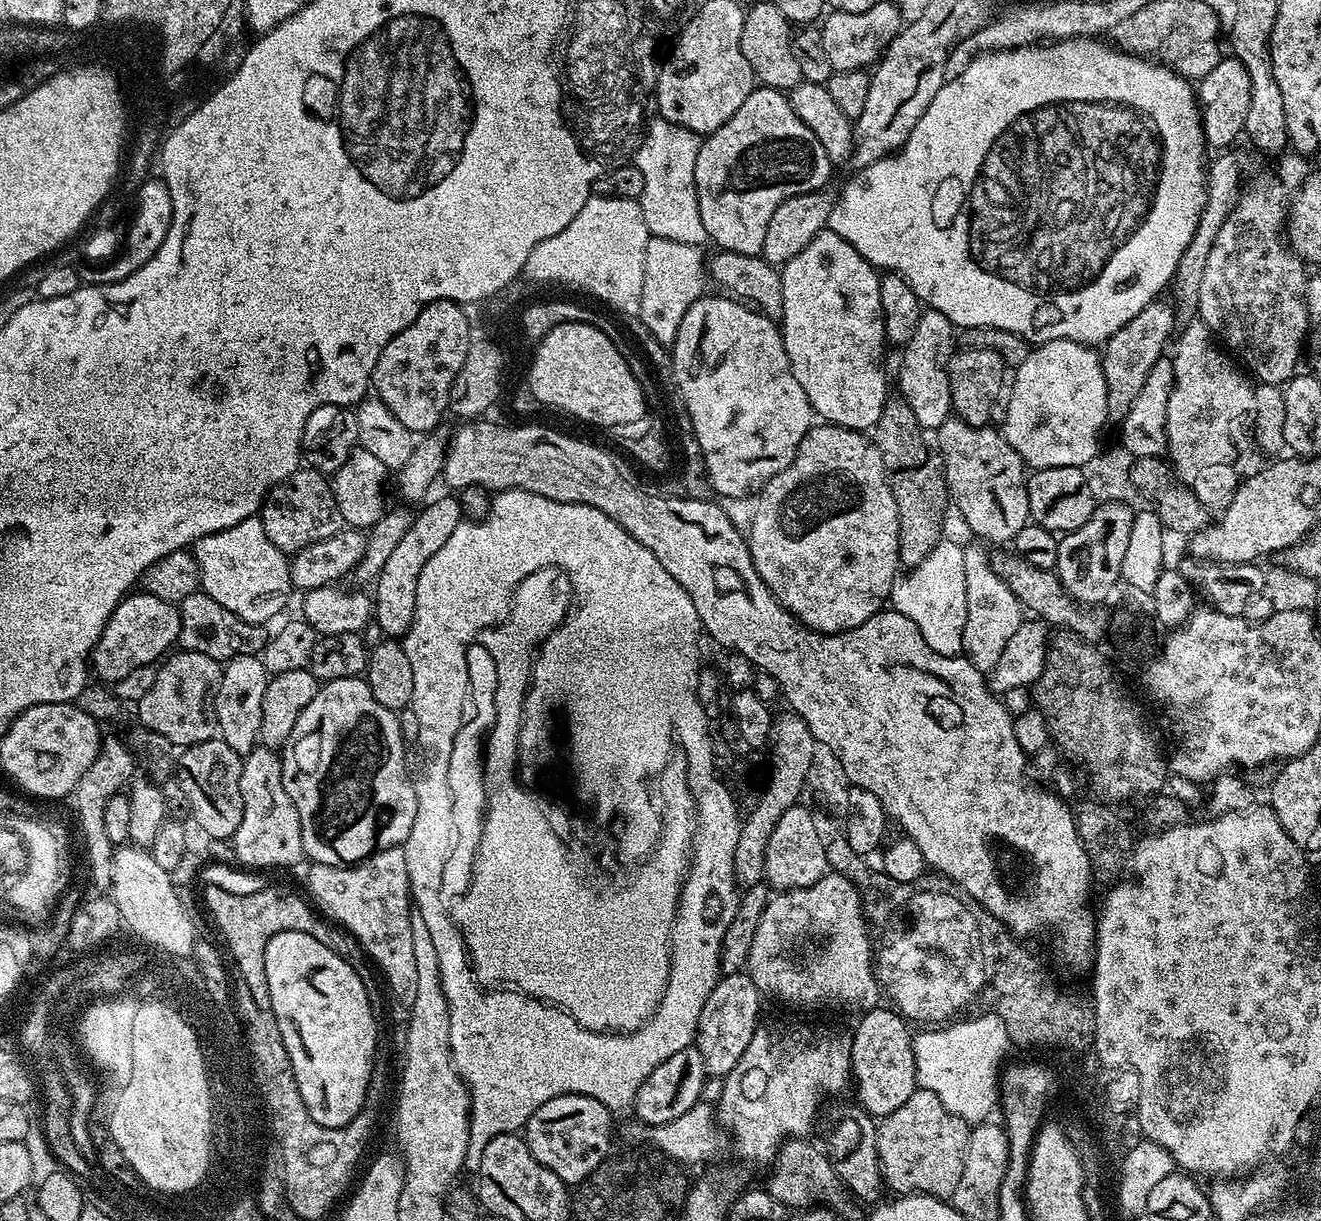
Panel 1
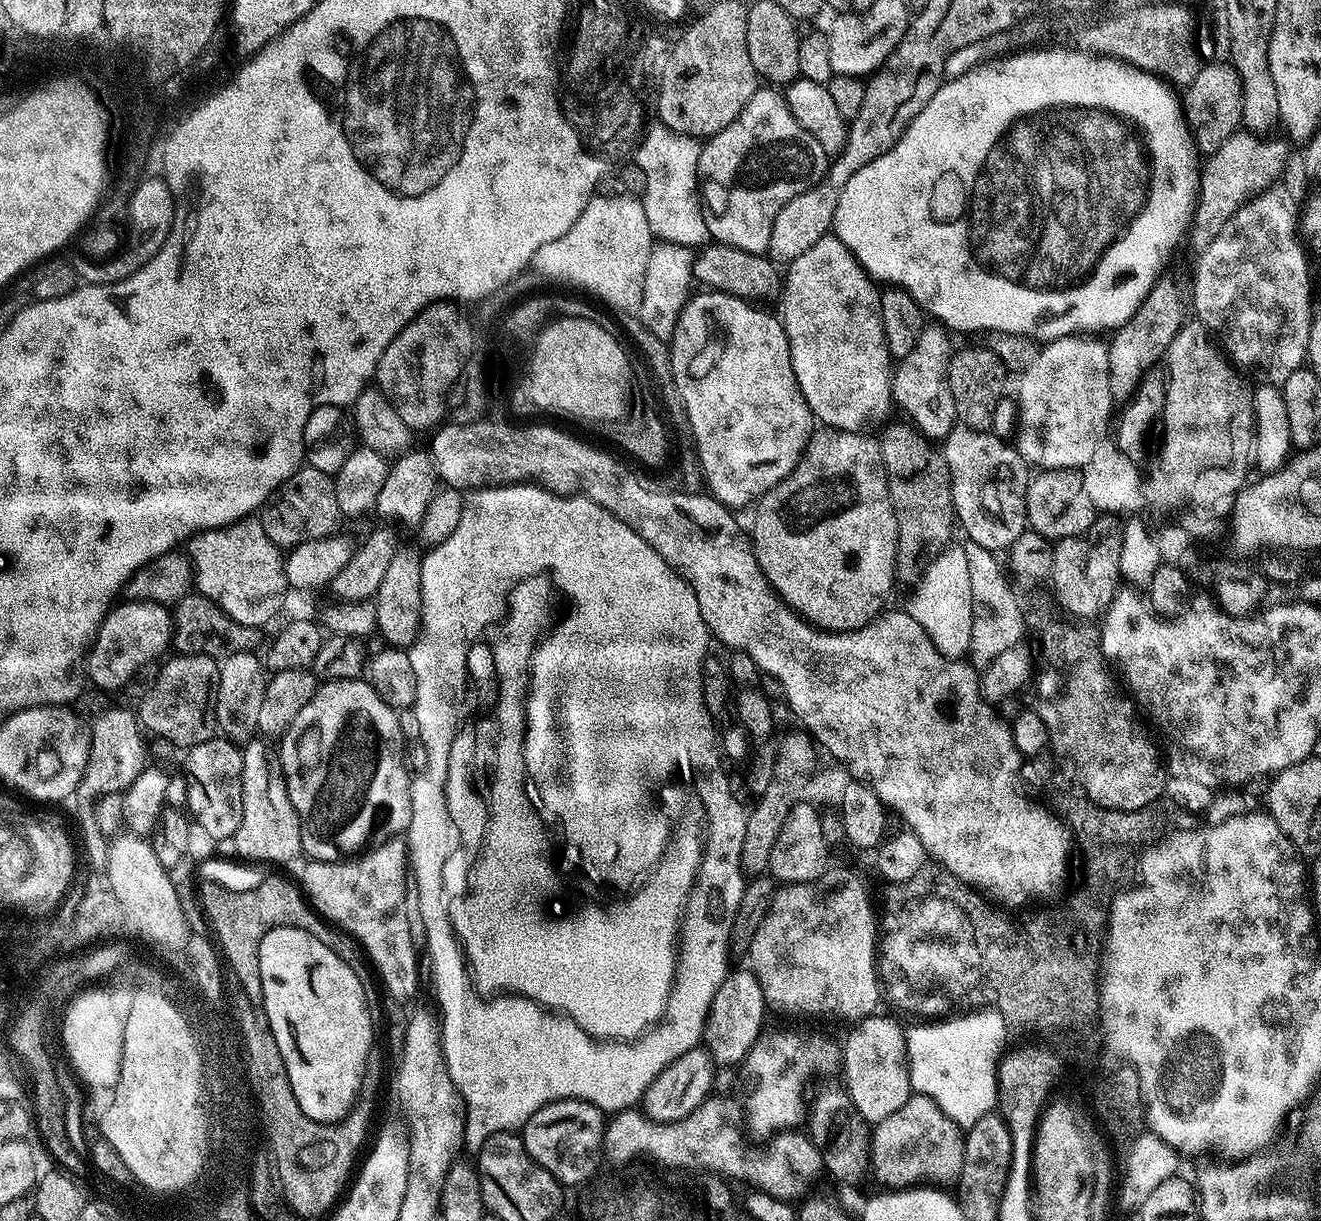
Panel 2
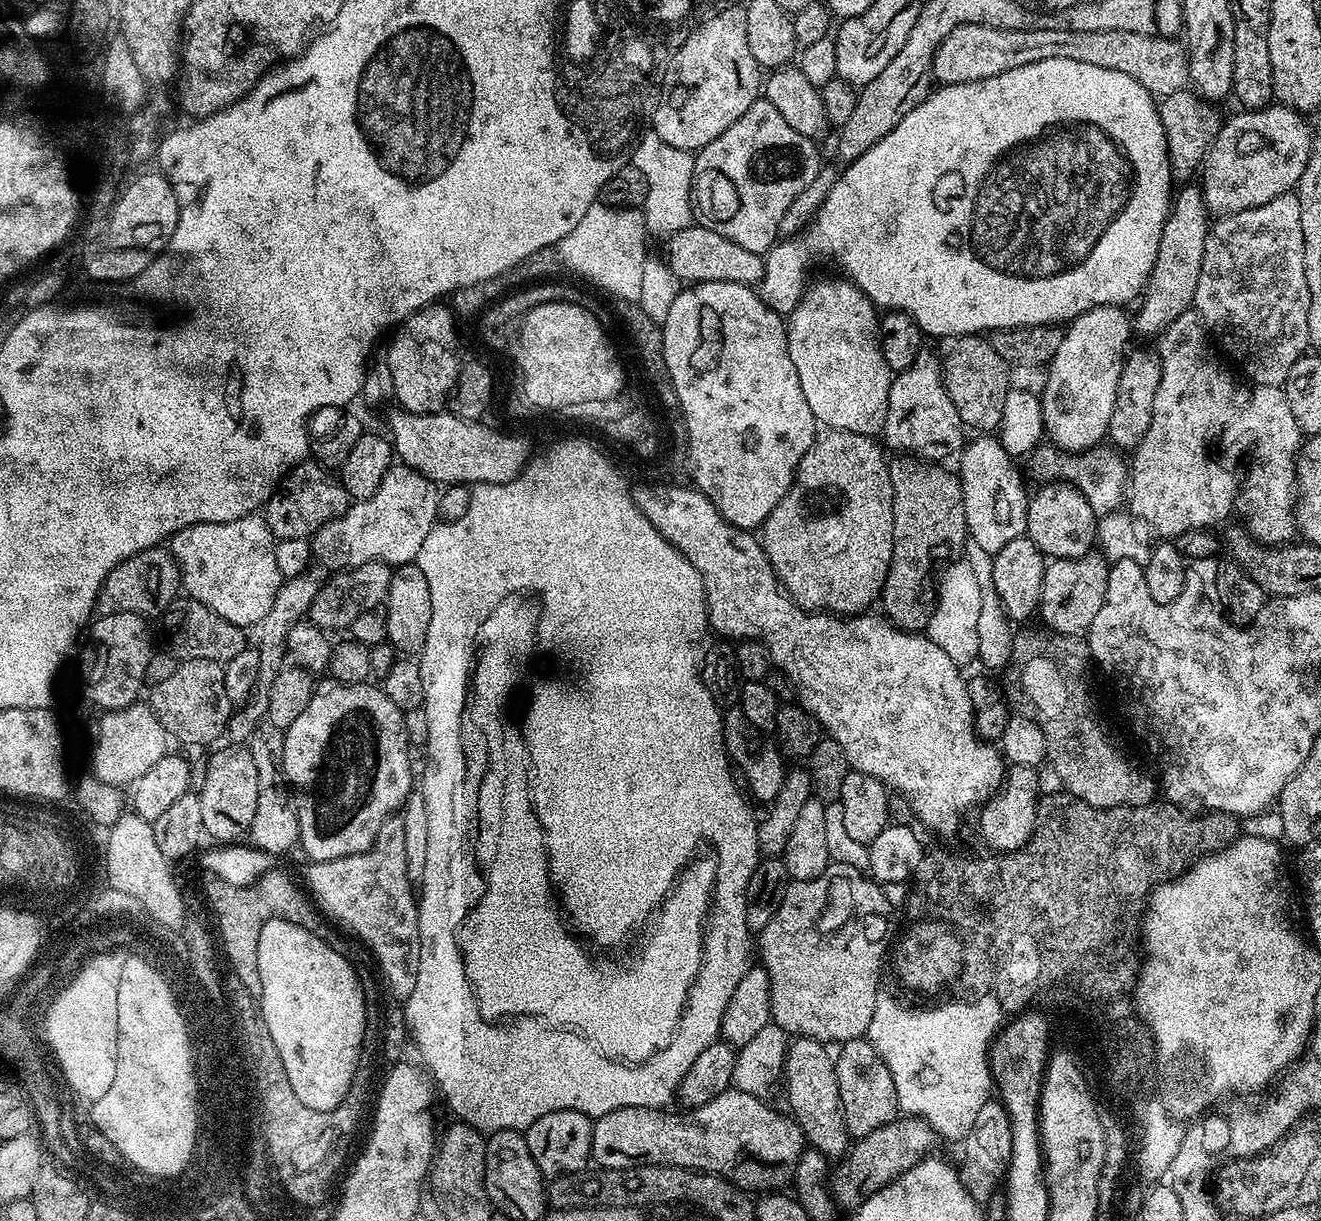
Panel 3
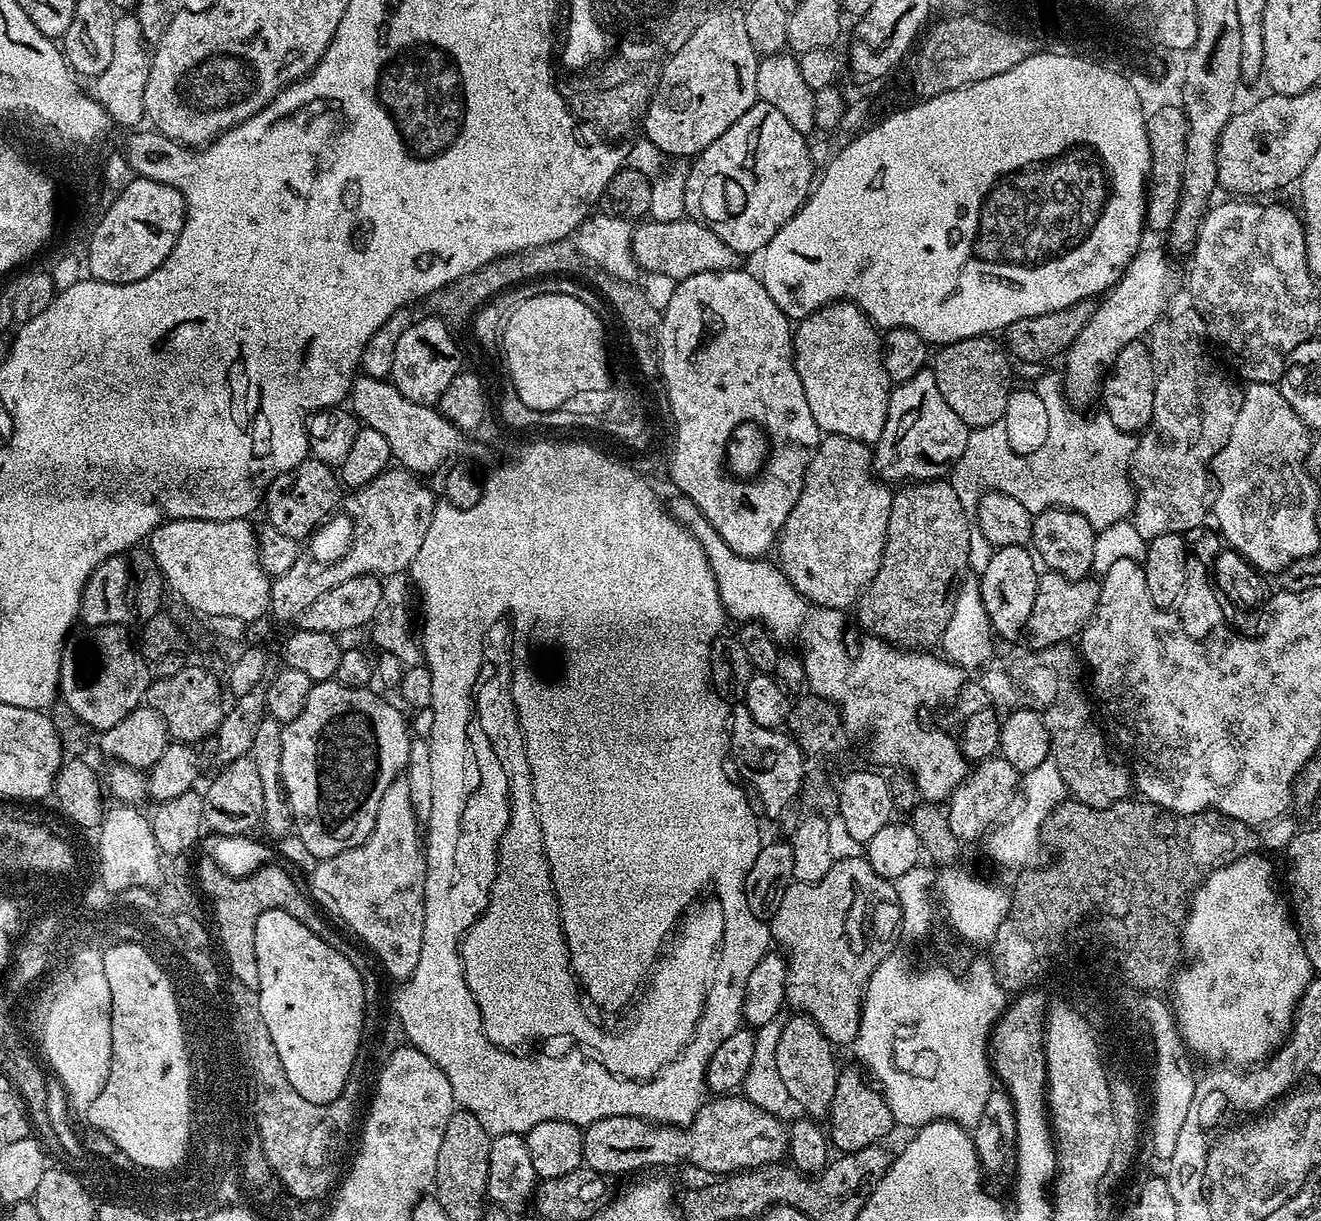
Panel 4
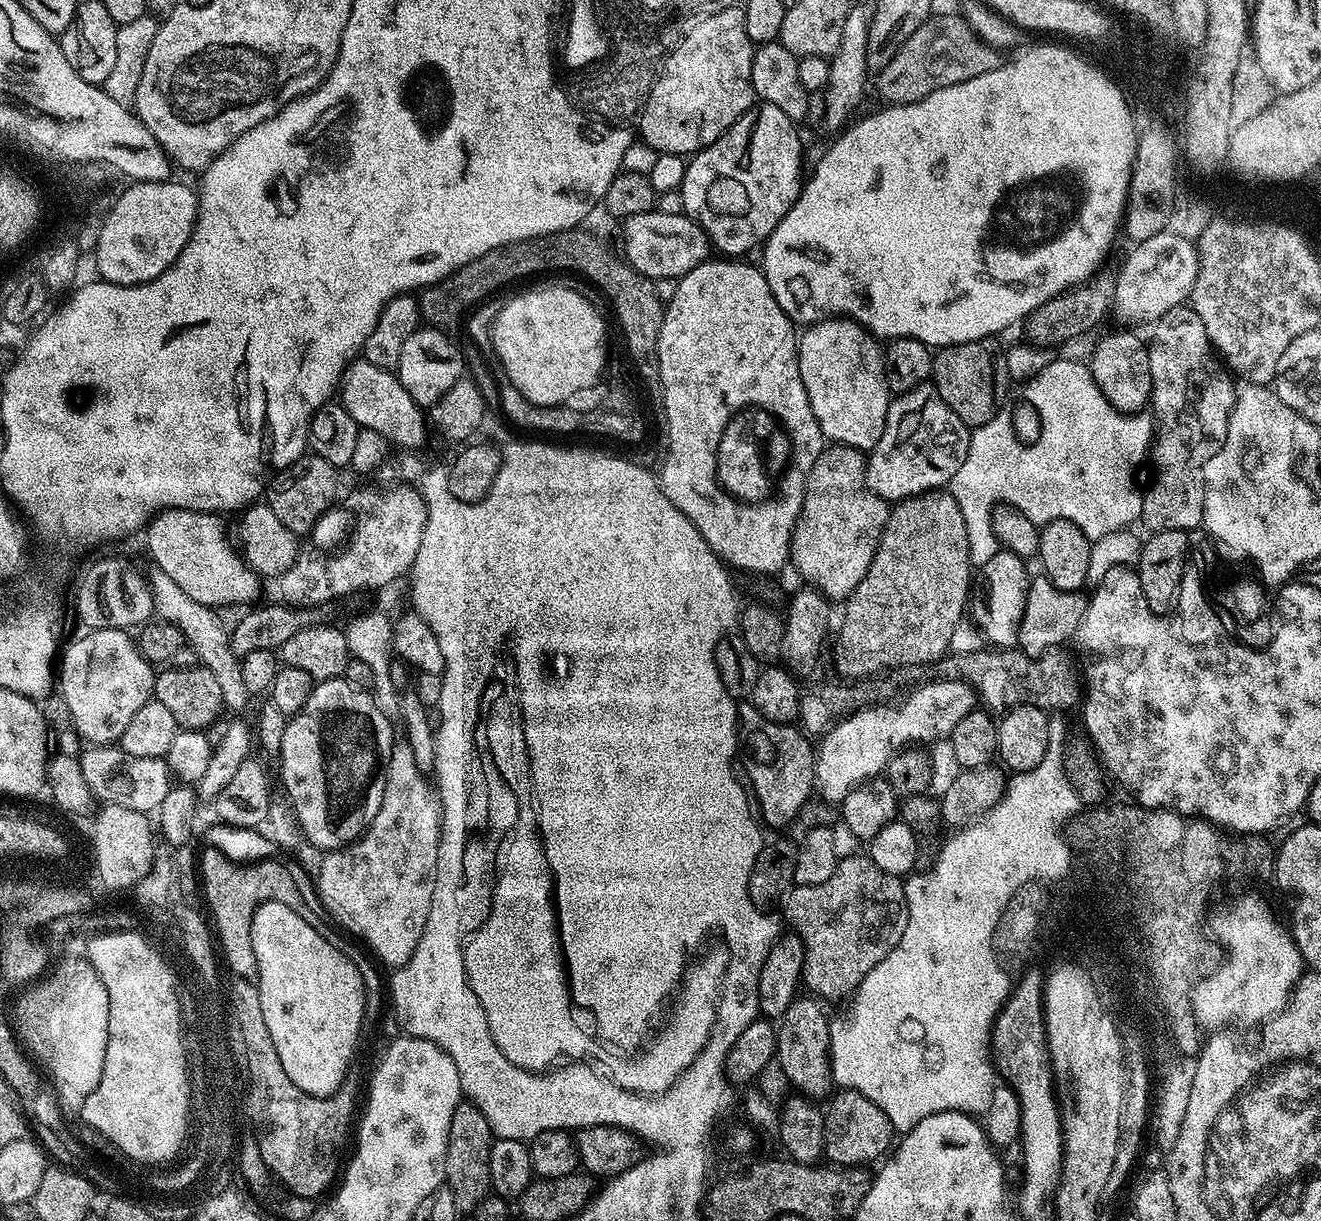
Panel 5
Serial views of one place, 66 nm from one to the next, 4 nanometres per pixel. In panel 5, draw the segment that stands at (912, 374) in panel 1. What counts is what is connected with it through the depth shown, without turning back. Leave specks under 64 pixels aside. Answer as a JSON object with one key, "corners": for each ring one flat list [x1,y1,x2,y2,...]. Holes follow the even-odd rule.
{"corners":[[920,384,914,390,901,392,888,405,886,414,886,430,882,430,882,438,878,438,878,446,874,446,868,462,868,485,872,491,885,502,908,500,912,496,921,496,924,492,934,492,951,485,954,474,958,474,958,466,966,462,966,450,970,446,970,429,968,425,942,402,942,394,938,394,935,384]]}

